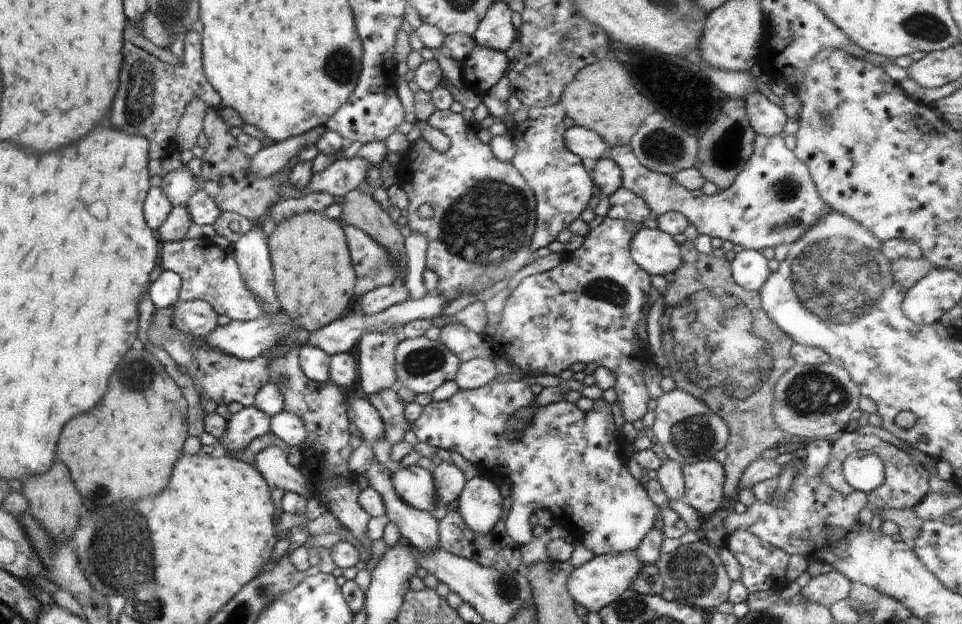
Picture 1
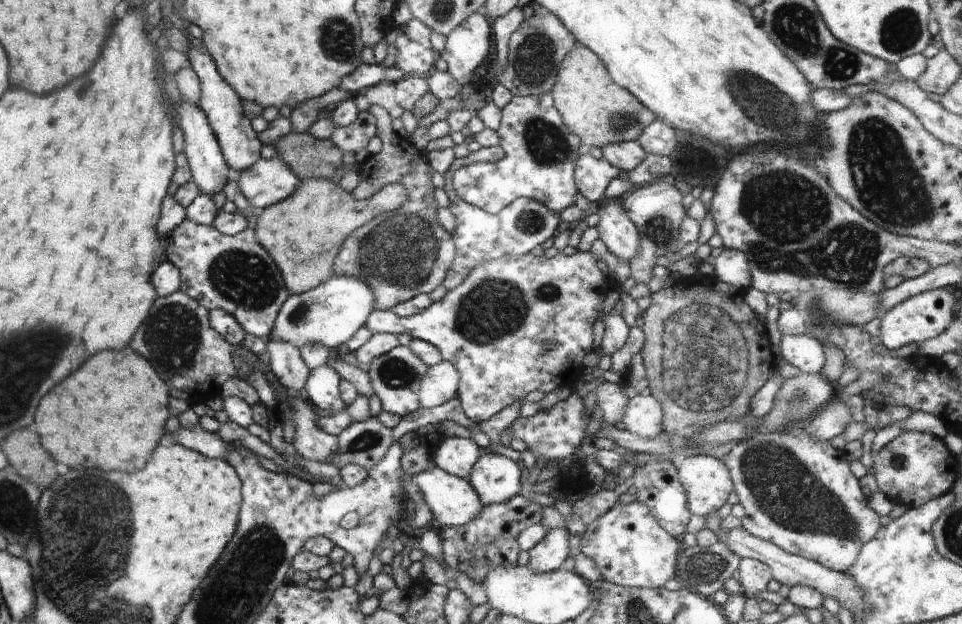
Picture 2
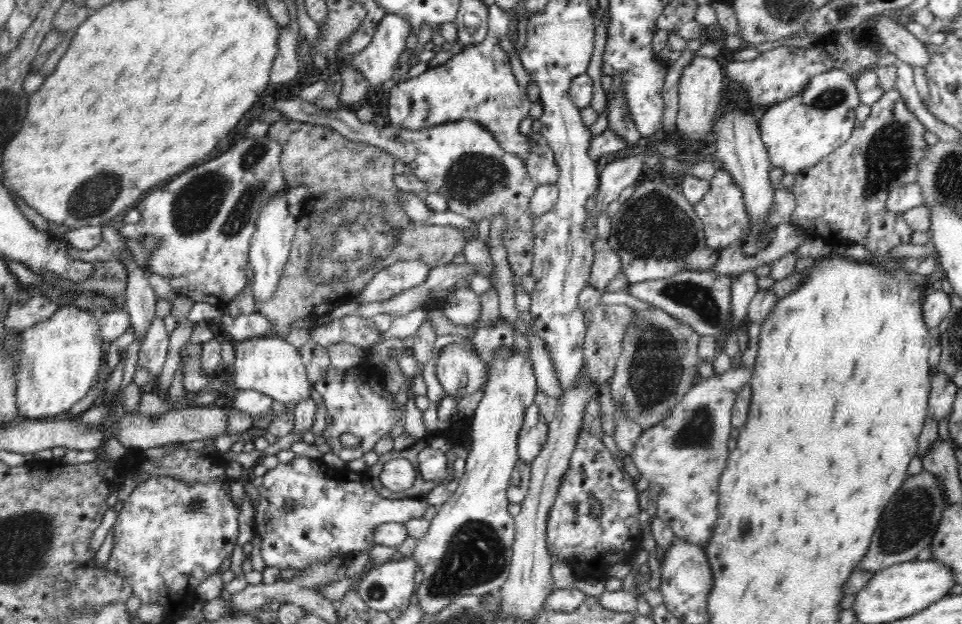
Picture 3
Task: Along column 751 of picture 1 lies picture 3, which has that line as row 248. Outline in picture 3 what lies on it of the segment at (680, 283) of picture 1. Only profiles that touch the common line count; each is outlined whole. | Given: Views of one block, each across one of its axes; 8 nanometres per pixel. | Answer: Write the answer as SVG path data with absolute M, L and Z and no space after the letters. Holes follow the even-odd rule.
M288 117L273 122L267 137L276 140L282 147L280 169L286 184L306 186L310 192L310 196L303 200L304 210L299 216L298 228L278 288L272 300L255 303L255 312L272 323L274 334L286 338L294 320L311 315L313 318L328 315L333 309L357 299L375 274L391 264L419 260L434 268L452 263L454 256L462 252L469 236L467 230L454 226L424 226L413 223L406 215L398 200L400 190L394 183L394 164L397 161L380 148L347 140L330 127Z

